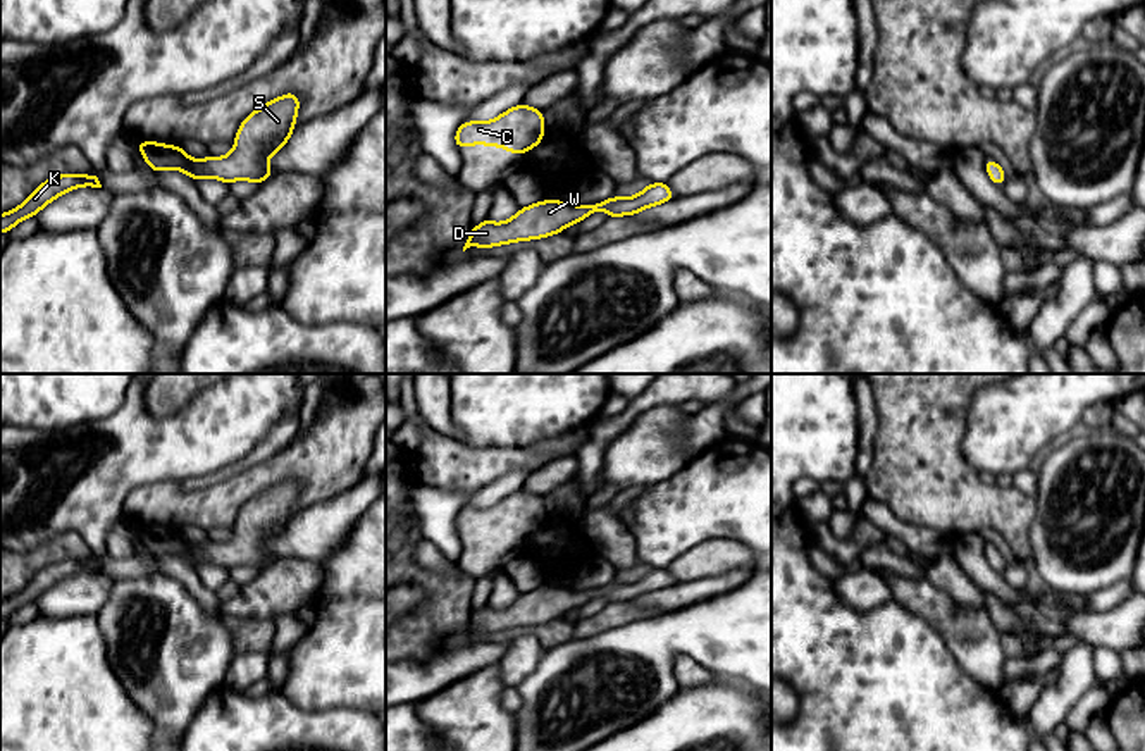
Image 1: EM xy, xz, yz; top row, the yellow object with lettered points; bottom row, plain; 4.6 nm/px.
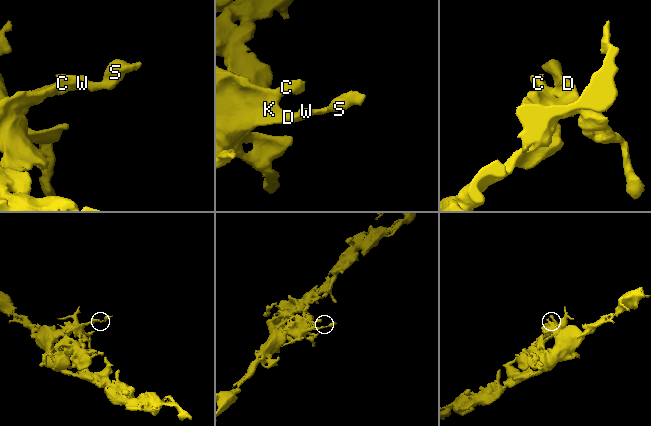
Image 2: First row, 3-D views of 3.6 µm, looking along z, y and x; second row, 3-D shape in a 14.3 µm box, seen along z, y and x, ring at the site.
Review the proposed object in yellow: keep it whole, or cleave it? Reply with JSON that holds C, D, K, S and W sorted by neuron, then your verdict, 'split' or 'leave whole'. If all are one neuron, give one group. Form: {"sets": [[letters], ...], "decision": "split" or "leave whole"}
{"sets": [["C", "D", "K", "S", "W"]], "decision": "leave whole"}

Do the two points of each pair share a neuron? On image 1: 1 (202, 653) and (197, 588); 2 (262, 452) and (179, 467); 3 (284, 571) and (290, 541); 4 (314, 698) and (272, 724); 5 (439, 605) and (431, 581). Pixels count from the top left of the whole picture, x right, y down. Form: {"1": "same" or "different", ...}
{"1": "different", "2": "different", "3": "different", "4": "different", "5": "same"}

